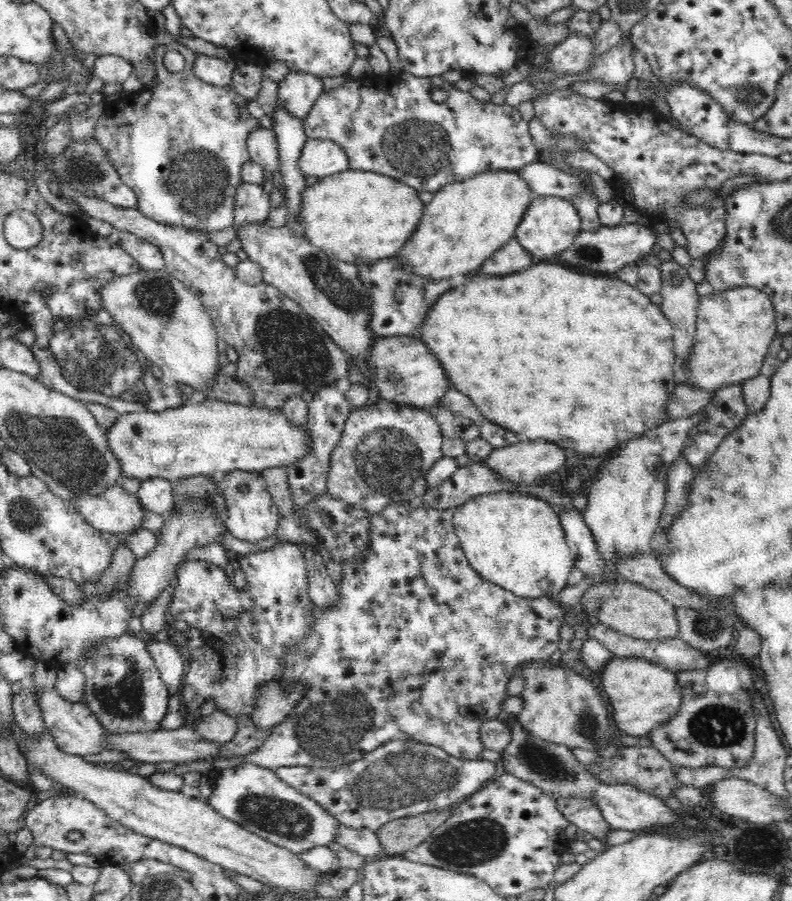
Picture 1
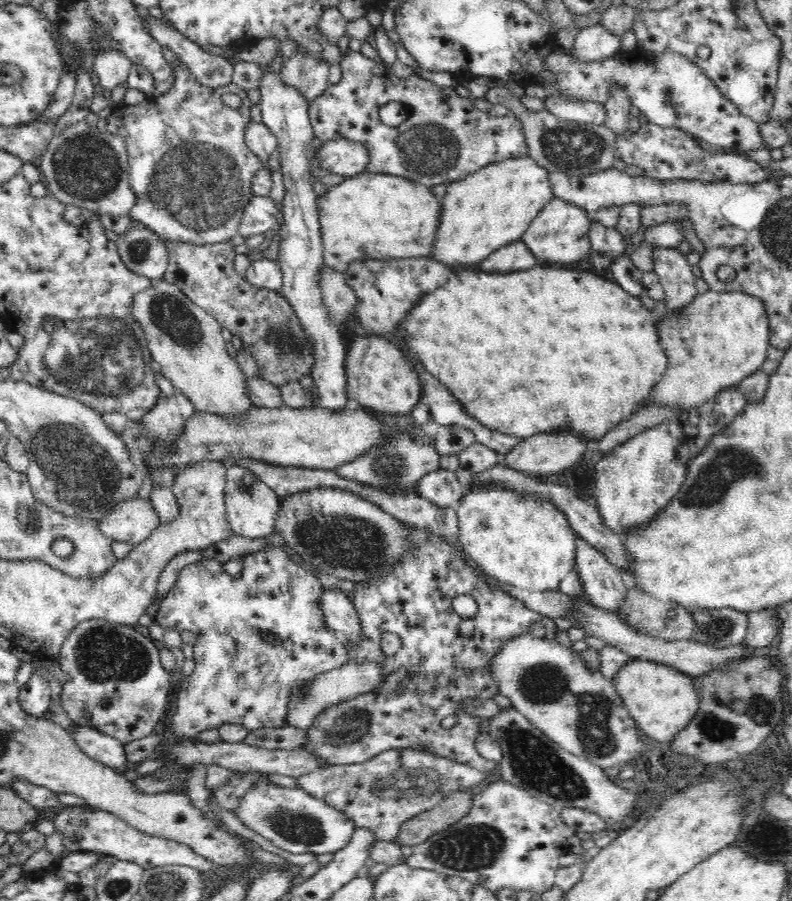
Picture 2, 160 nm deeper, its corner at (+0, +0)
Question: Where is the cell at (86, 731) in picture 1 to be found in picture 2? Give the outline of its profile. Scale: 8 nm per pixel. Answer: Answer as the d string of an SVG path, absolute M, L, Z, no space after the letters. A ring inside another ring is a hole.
M75 726L73 739L76 744L90 757L116 770L128 764L125 745L118 739L104 735L90 727Z

